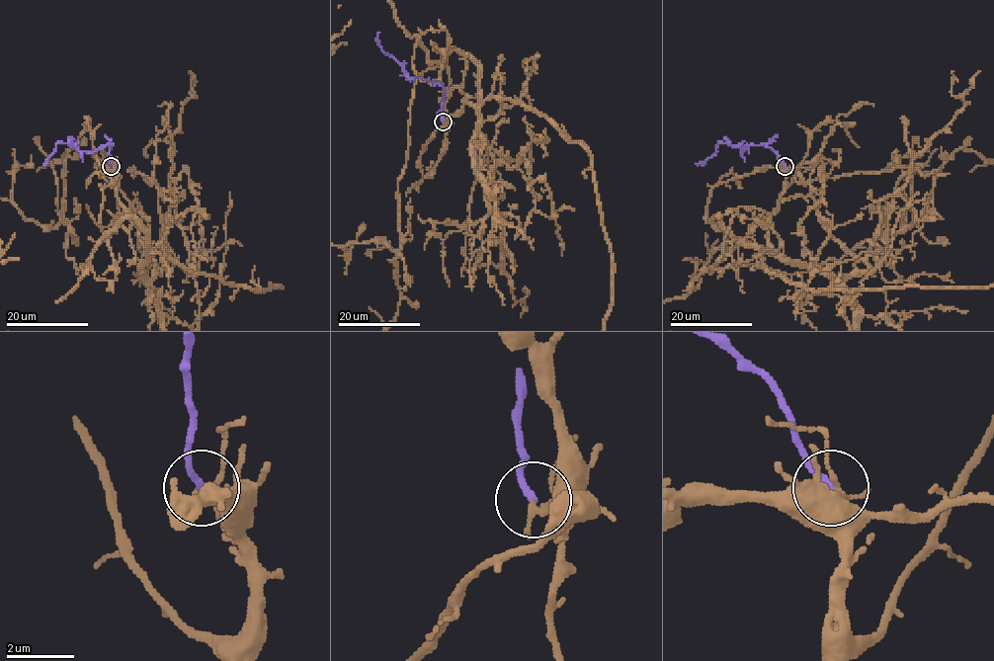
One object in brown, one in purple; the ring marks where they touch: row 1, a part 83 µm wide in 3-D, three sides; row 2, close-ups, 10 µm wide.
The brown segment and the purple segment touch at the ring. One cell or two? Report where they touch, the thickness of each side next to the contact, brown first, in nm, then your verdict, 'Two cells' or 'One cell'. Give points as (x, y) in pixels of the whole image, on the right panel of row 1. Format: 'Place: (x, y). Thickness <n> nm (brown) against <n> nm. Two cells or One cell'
Place: (785, 166). Thickness 180 nm (brown) against 200 nm. One cell

